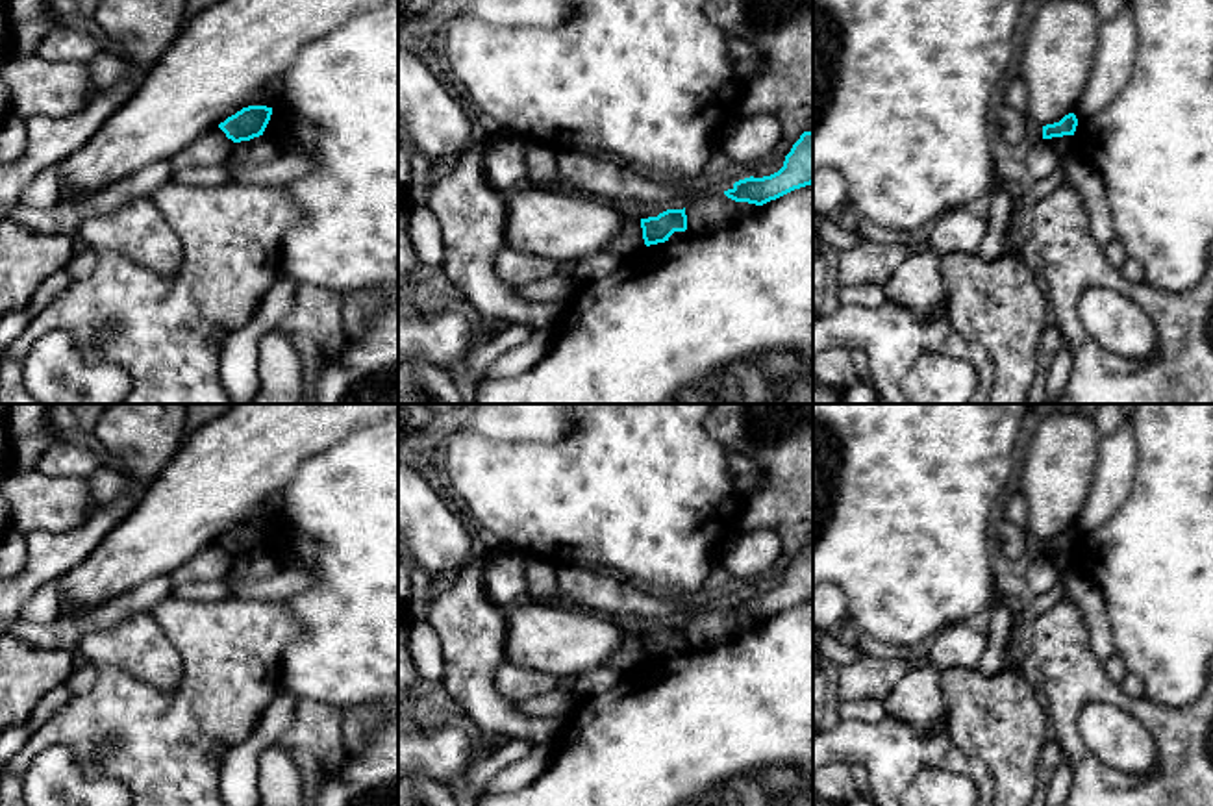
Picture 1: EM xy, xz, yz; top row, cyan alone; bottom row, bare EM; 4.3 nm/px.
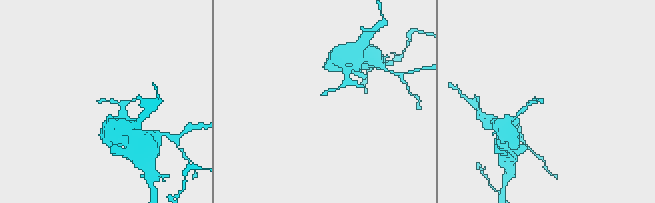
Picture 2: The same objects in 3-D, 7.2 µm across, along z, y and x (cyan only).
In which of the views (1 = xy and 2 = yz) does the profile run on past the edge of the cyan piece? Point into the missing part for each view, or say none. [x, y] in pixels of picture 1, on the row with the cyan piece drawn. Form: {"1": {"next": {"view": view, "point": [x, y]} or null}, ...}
{"1": {"next": null}, "2": {"next": null}}

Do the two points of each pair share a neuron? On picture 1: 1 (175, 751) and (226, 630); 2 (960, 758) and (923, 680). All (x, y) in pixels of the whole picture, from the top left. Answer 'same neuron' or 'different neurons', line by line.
1: same neuron
2: different neurons

